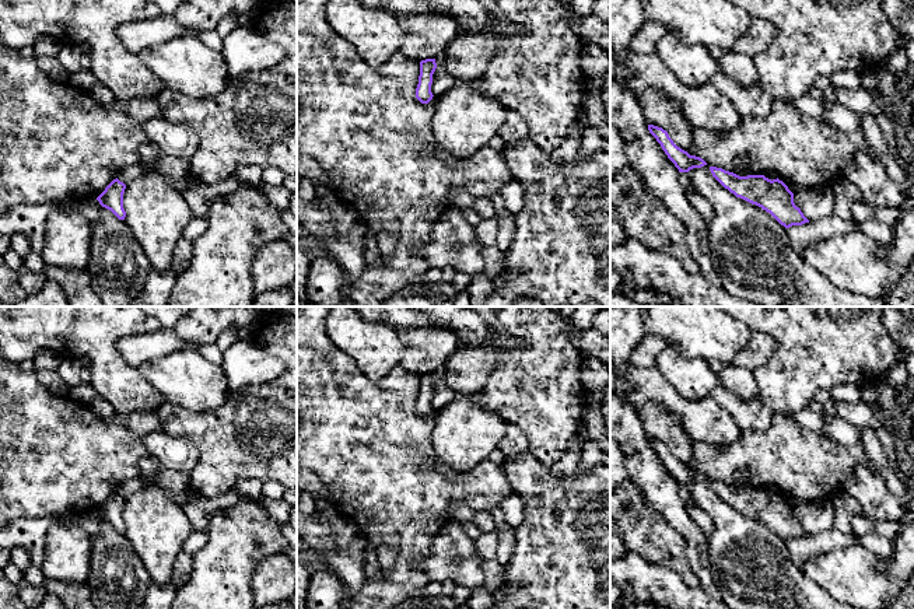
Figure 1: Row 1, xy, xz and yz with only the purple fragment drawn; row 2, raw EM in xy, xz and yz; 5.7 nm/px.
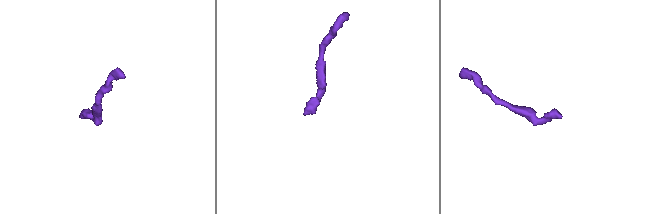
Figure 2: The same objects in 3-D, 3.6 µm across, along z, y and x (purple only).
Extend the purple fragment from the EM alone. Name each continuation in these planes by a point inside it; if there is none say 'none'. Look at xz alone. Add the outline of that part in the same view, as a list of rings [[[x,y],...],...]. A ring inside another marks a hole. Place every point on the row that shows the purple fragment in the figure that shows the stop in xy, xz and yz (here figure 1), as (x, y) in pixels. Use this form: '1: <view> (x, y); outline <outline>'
none

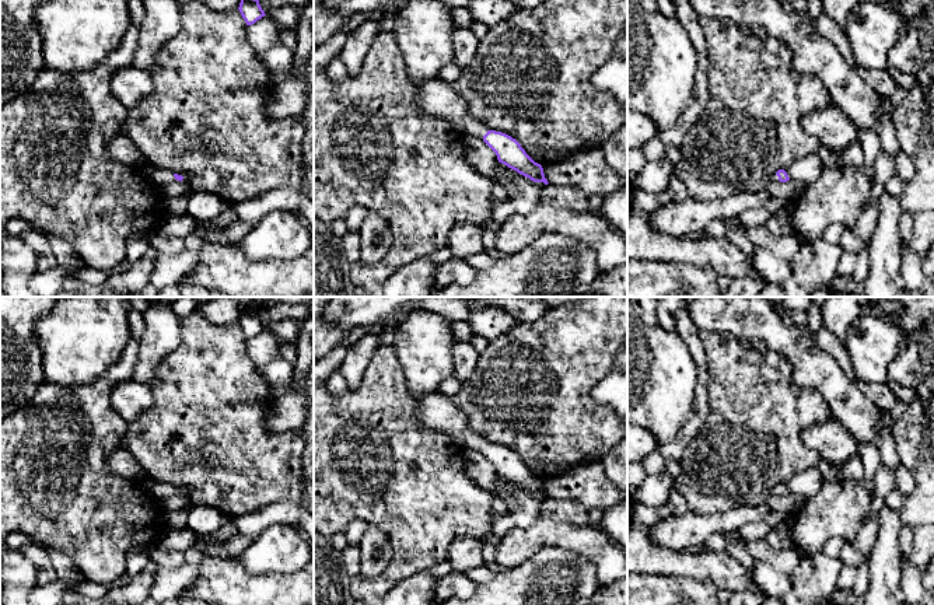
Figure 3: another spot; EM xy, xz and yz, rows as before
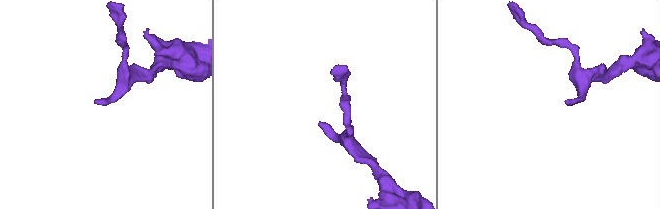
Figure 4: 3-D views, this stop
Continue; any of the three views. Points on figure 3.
1: xz (436, 98); outline [[[438,77],[414,84],[414,101],[424,115],[445,120],[465,134],[483,139],[487,133],[487,129],[468,113],[462,97]]]

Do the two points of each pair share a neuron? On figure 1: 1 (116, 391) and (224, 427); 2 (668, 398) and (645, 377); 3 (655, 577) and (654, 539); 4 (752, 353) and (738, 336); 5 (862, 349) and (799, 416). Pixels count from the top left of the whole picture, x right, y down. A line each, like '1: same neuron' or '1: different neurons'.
1: different neurons
2: same neuron
3: different neurons
4: different neurons
5: different neurons

